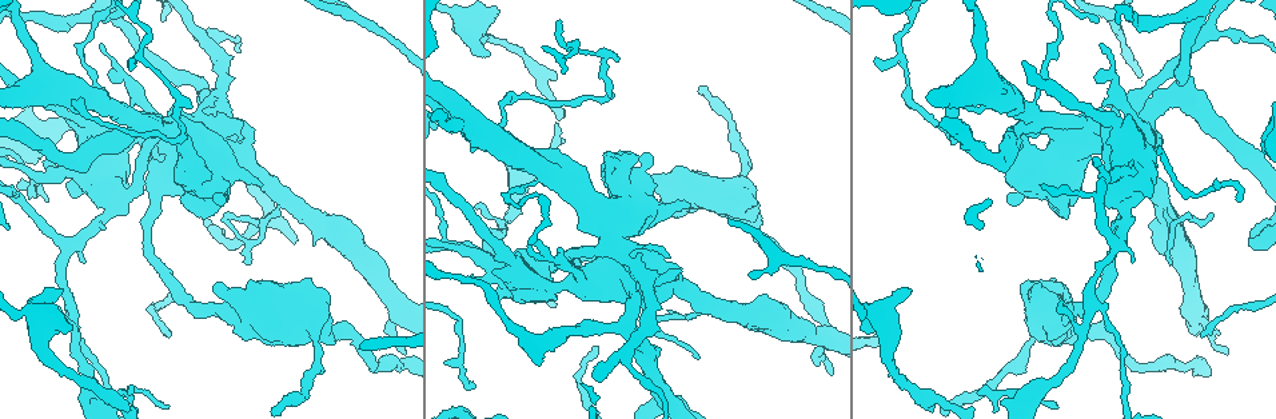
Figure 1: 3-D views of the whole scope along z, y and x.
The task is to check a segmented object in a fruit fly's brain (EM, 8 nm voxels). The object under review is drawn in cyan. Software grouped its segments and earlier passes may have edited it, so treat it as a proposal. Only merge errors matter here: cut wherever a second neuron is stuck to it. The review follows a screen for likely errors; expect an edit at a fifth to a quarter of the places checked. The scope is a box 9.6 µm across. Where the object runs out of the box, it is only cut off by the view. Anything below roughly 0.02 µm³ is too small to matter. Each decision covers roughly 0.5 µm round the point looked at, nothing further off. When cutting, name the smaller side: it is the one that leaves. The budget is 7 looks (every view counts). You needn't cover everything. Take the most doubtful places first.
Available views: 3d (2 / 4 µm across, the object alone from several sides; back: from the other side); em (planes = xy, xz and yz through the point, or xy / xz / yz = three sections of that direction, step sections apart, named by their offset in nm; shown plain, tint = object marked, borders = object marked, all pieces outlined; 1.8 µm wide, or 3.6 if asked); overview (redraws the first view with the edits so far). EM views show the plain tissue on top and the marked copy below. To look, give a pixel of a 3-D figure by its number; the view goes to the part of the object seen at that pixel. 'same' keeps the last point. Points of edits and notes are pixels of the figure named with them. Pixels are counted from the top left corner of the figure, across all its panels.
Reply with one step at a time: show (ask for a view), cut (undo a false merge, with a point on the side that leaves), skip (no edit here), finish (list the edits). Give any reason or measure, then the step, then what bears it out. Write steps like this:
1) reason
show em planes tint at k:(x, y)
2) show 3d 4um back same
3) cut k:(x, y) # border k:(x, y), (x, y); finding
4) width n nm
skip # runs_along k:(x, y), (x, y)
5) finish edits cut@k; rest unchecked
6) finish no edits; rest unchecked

branch point
show 3d 2um at 1:(1117, 242)

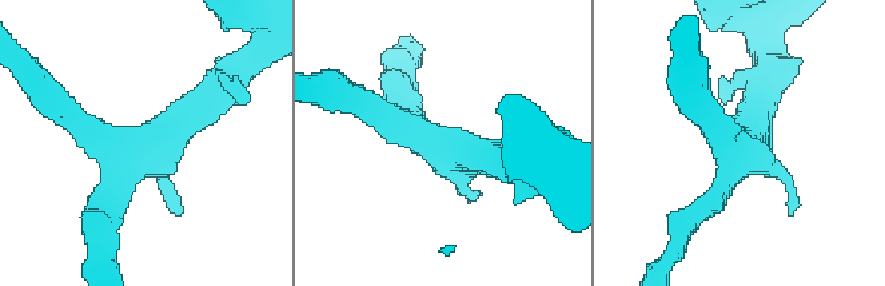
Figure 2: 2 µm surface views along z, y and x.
show em 3.6um planes tint at 2:(746, 150)

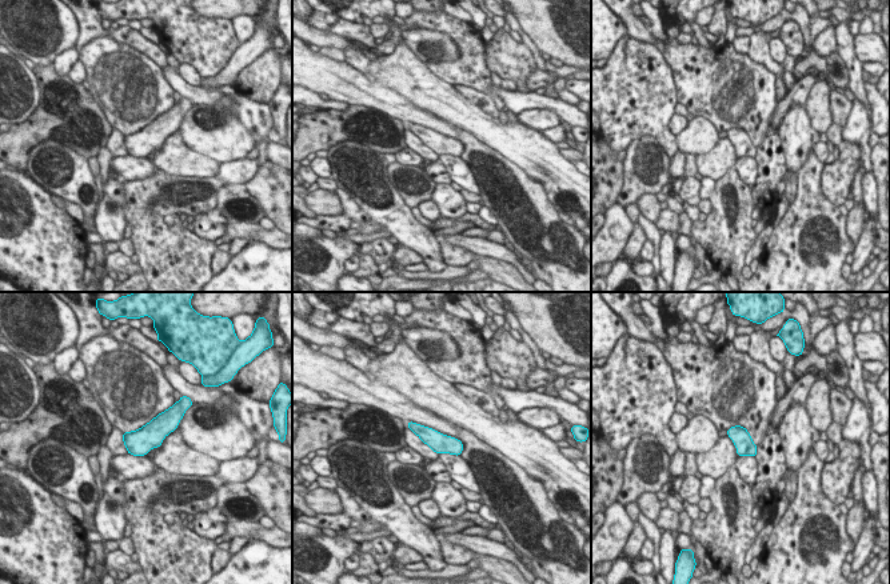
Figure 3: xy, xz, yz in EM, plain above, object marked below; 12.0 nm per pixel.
skip # runs_along 3:(412, 426), (439, 443), (459, 448); continuous, no second neuron

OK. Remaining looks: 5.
sharp bend
show em 3.6um planes borders at 1:(156, 197)

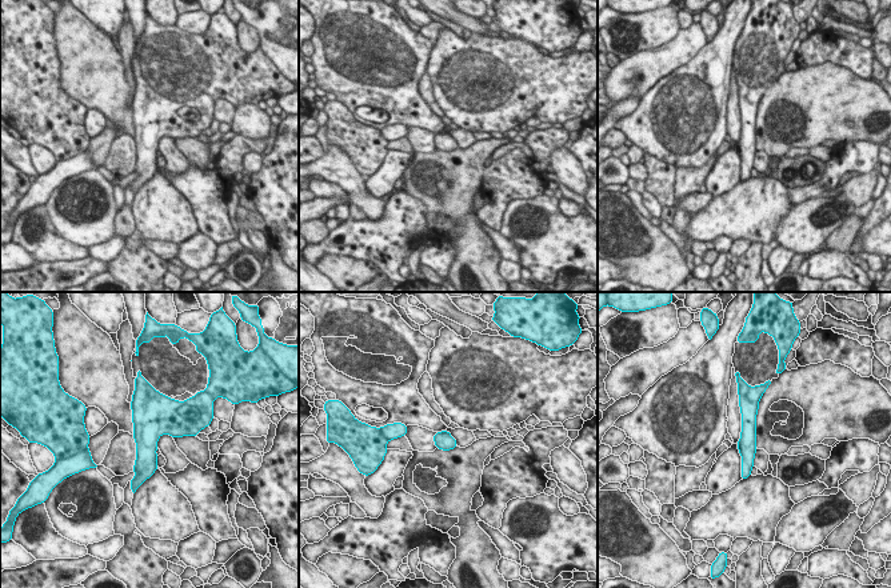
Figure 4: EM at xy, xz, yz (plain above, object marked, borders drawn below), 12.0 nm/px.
skip # runs_along 4:(746, 403), (748, 440), (744, 474); all the same neuron

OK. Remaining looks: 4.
three-way junction
show em 3.6um planes tint at 1:(211, 111)

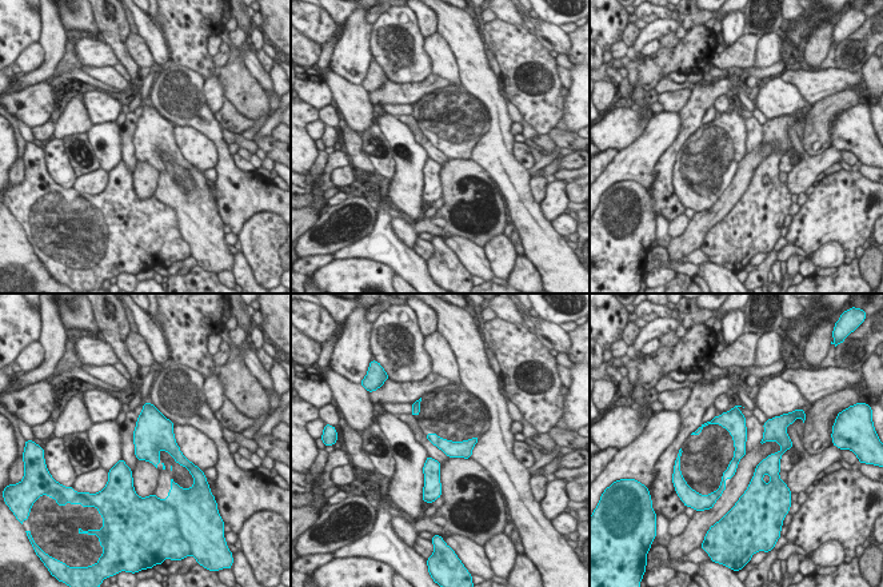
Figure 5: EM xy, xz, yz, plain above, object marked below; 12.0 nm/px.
skip # runs_along 5:(738, 408), (739, 454), (726, 475); one neuron here

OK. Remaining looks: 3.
finish no edits; rest unchecked

